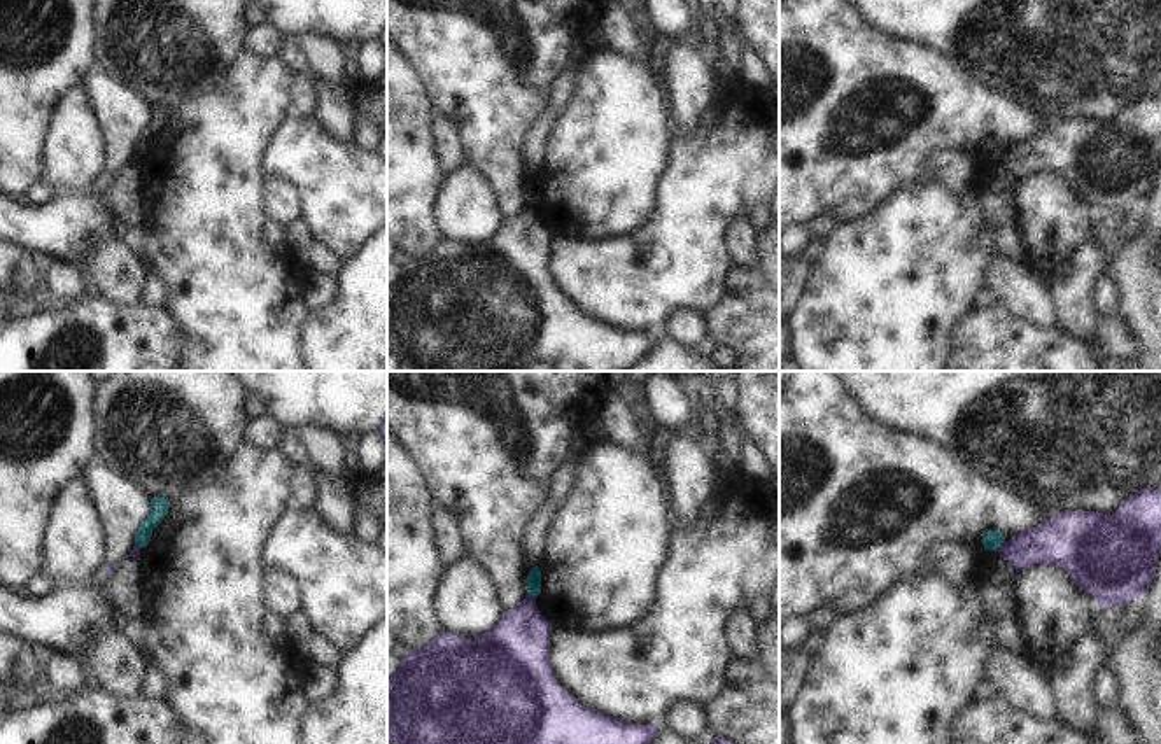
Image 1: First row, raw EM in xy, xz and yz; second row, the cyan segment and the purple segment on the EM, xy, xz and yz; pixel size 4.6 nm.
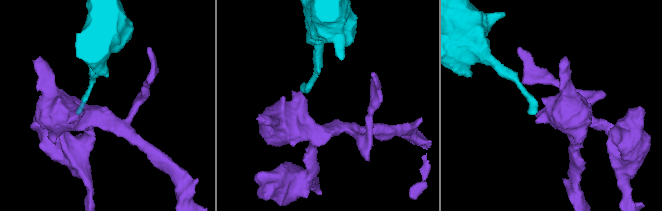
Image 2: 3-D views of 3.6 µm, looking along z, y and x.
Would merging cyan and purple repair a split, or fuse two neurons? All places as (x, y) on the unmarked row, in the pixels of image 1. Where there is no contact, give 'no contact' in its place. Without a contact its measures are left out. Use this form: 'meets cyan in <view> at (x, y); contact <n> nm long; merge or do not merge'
meets cyan in xz at (531, 203); contact 50 nm long; do not merge

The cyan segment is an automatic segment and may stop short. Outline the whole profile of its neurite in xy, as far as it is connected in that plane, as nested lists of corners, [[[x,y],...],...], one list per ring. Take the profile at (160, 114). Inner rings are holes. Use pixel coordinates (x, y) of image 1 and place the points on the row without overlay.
[[[152,105],[147,126],[140,131],[135,142],[135,152],[142,158],[149,152],[152,138],[165,128],[168,121],[168,109],[165,105]]]

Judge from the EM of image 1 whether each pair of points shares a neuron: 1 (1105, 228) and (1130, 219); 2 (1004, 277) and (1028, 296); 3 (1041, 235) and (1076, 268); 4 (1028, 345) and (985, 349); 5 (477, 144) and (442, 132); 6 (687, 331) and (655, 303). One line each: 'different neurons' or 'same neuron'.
1: same neuron
2: same neuron
3: different neurons
4: same neuron
5: different neurons
6: different neurons

